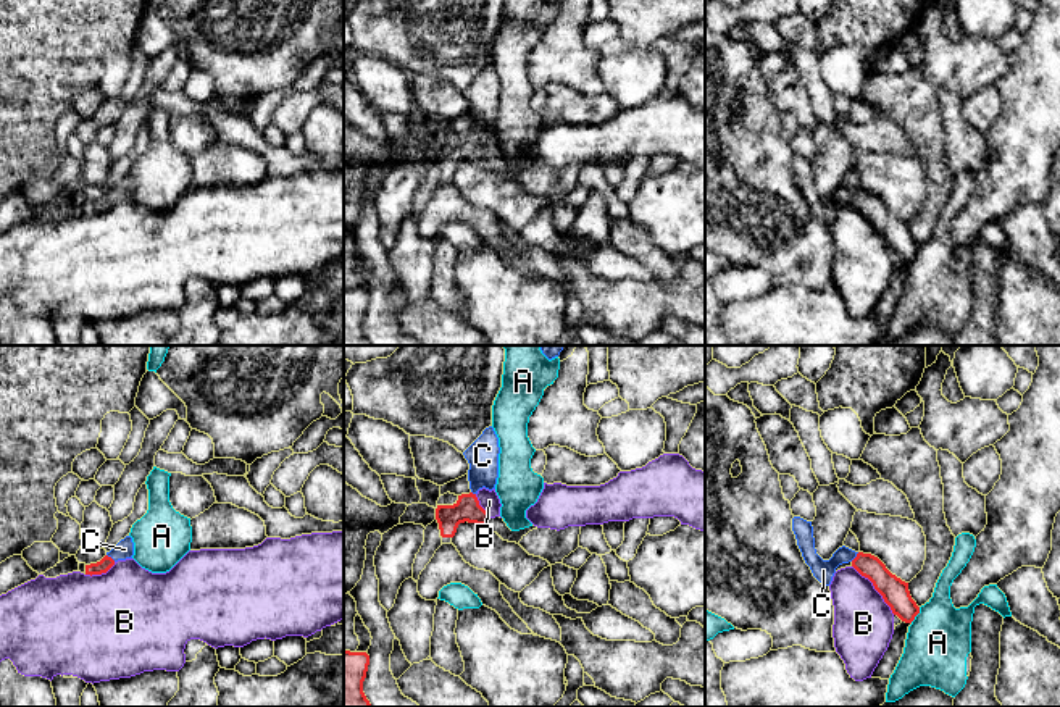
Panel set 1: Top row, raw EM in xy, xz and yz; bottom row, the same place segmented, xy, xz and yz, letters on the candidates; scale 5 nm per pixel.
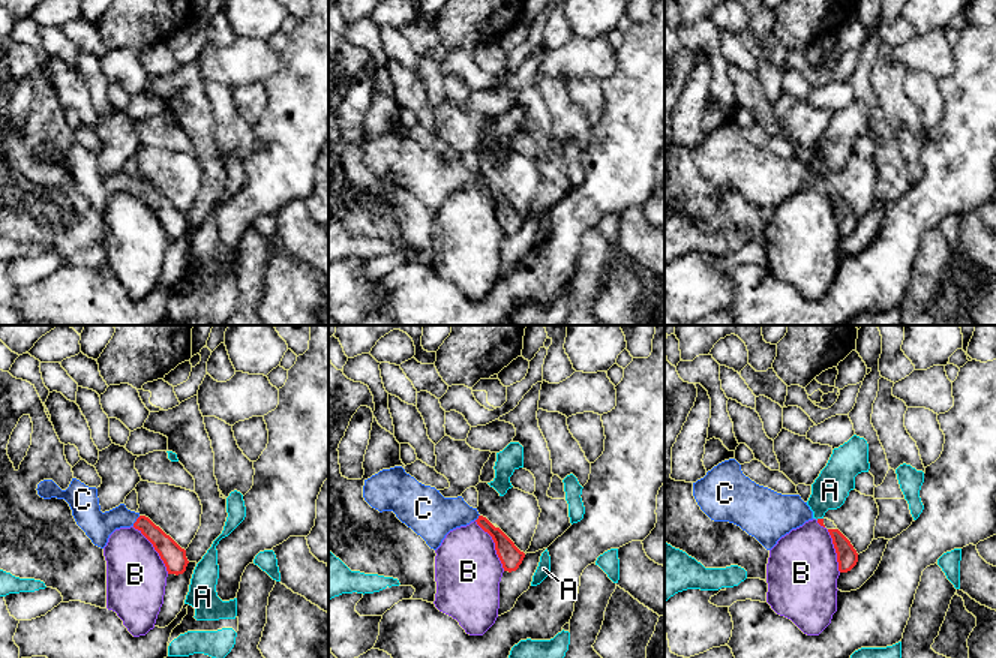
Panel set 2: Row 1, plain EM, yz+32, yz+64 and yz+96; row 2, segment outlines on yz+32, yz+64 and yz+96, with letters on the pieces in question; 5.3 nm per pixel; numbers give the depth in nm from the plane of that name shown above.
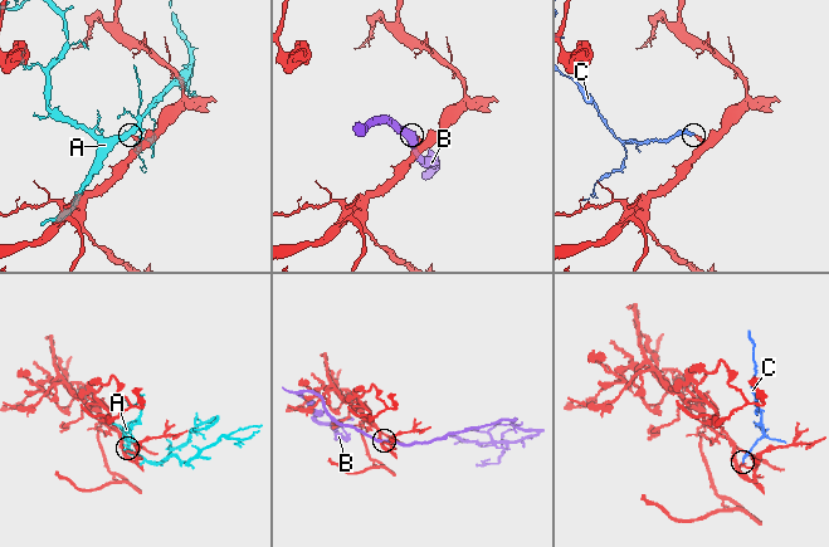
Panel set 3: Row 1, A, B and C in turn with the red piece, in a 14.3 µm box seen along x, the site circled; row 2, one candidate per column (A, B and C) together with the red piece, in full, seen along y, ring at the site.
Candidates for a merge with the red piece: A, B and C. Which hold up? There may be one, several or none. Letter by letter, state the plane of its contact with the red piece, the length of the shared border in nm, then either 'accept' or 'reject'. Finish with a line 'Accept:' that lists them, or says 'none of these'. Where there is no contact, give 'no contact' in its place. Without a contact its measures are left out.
A: yz | 90 nm | reject
B: yz | 320 nm | reject
C: yz | 60 nm | accept
Accept: C

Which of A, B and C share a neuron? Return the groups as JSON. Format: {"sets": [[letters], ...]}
{"sets": [["A"], ["B"], ["C"]]}

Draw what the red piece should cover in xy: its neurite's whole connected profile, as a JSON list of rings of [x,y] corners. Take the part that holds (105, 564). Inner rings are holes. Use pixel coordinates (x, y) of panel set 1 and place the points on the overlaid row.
[[[126,536],[100,562],[86,565],[86,575],[106,573],[118,560],[132,558],[132,555],[134,542],[131,536]]]

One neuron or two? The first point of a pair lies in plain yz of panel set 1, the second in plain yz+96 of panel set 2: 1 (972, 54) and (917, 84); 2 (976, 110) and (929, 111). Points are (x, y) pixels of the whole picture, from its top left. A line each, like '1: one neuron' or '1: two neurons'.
1: two neurons
2: one neuron

